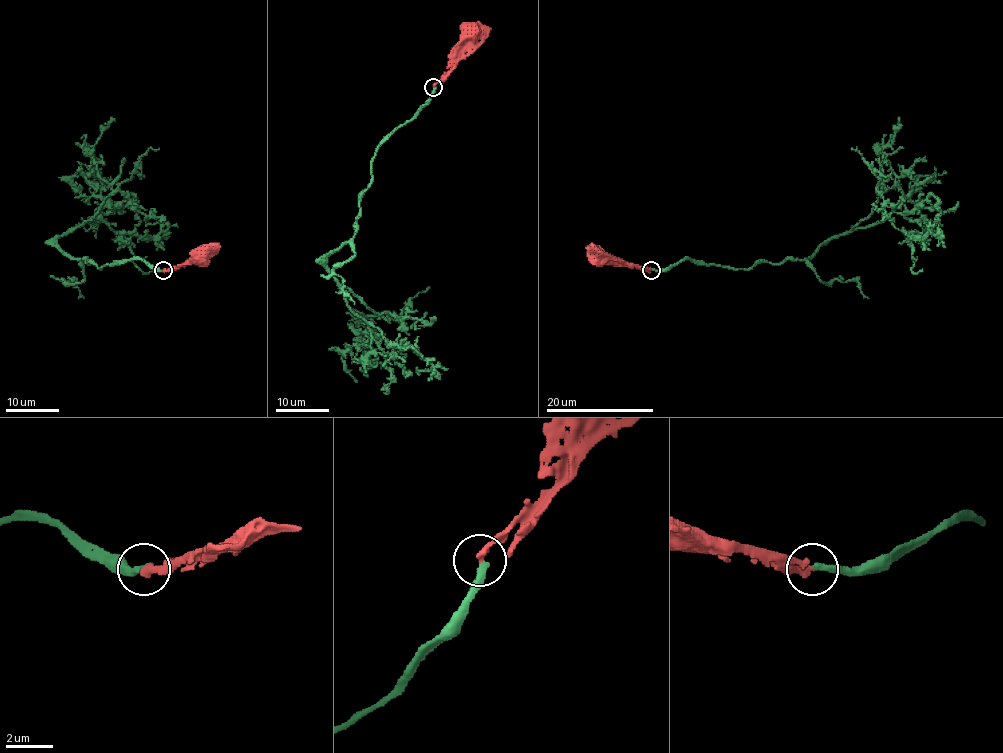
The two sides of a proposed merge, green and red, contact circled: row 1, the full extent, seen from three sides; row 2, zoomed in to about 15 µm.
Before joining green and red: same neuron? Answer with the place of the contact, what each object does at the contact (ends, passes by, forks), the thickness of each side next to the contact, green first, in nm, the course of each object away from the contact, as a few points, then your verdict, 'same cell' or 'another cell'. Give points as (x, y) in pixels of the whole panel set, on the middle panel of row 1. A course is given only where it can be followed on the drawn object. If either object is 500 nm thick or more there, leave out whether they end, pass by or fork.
at (433, 87); green ends there; red ends there; 320 nm thick on the green side, 260 nm on the other; green runs (433, 87), (425, 104), (377, 149), (355, 234), (326, 258), (329, 272), (382, 316), (357, 321), (385, 335); red runs (433, 87), (471, 47), (475, 37), (472, 33); same cell

